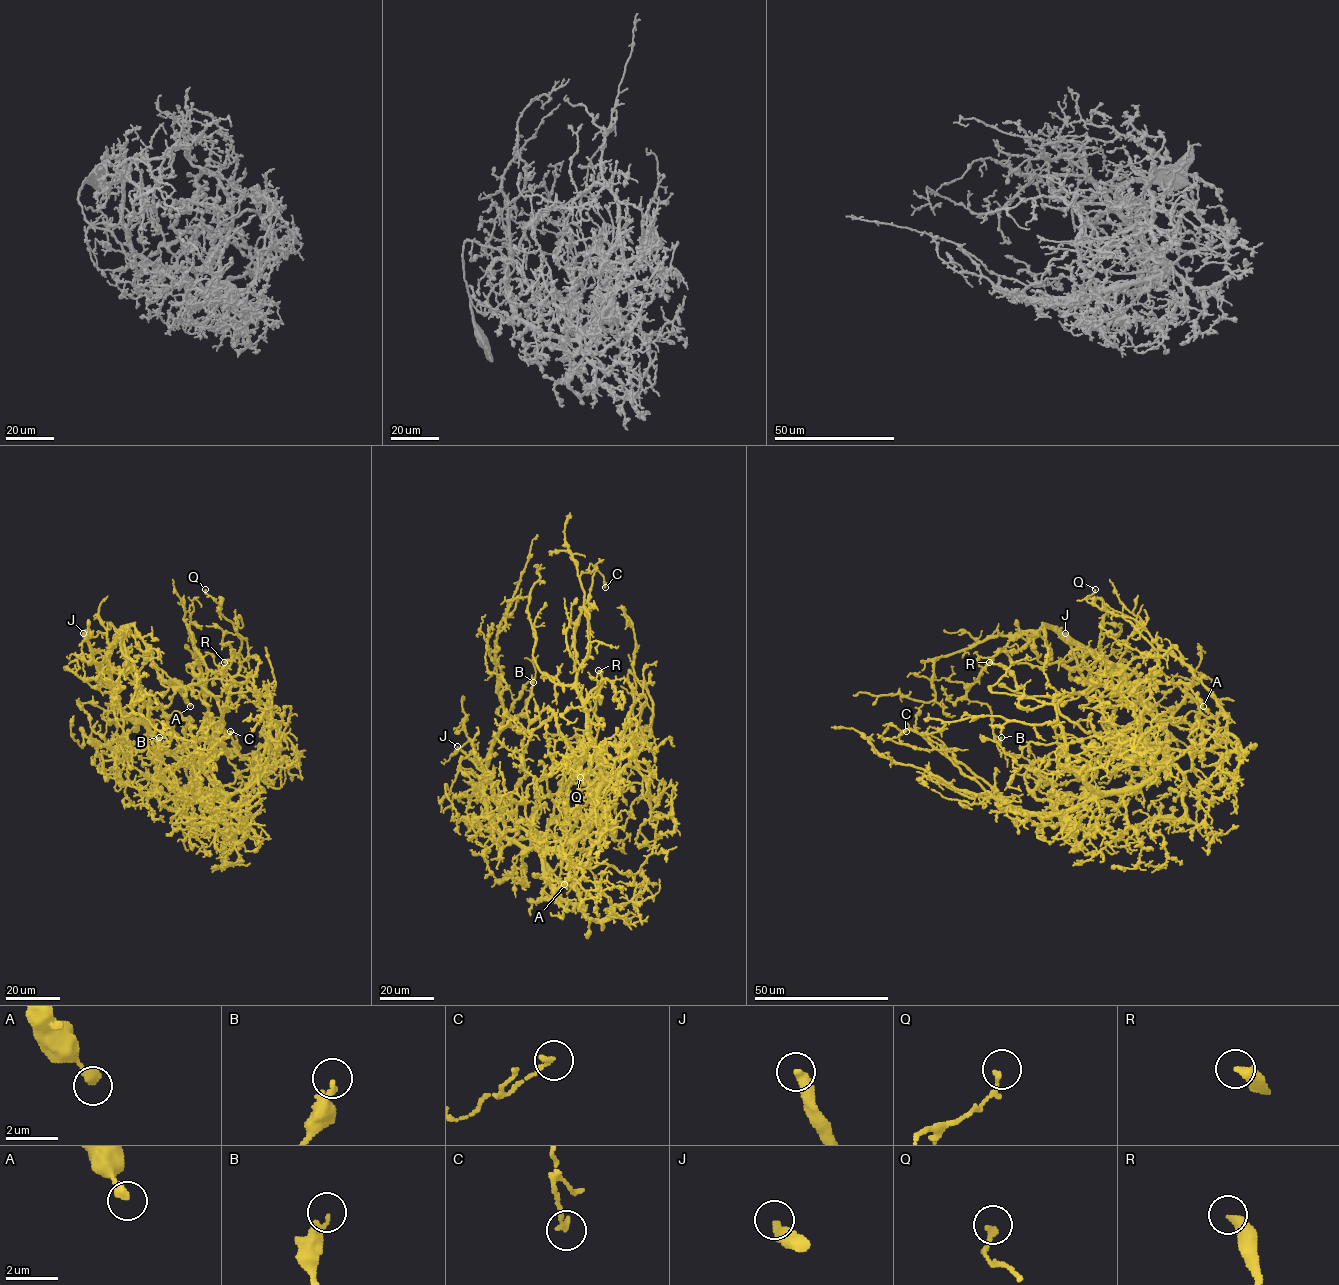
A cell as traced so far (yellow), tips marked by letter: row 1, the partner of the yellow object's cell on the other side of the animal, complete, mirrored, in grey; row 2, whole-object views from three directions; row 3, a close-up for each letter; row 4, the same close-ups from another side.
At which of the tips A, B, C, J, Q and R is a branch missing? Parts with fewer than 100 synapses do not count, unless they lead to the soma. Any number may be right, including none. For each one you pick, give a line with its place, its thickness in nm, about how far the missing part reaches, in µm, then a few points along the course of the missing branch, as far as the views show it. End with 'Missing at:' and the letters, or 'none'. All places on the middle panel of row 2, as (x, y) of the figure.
J: at (457, 746); 440 nm thick; about 70 µm are missing; missing branch runs (457, 746), (450, 753), (449, 765), (466, 809), (513, 856)
Missing at: J

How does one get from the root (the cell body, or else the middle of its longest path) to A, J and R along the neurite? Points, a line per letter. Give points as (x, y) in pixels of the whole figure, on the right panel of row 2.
A: (1166, 737), (1157, 761), (1138, 731), (1085, 732), (1058, 704), (1091, 685), (1153, 680), (1186, 685), (1203, 706)
J: (1166, 737), (1164, 748), (1149, 748), (1116, 742), (1108, 735), (1101, 723), (1101, 695), (1079, 670), (1065, 633)
R: (1166, 737), (1157, 761), (1137, 730), (1085, 732), (1057, 699), (1015, 692), (1014, 677), (989, 662)

